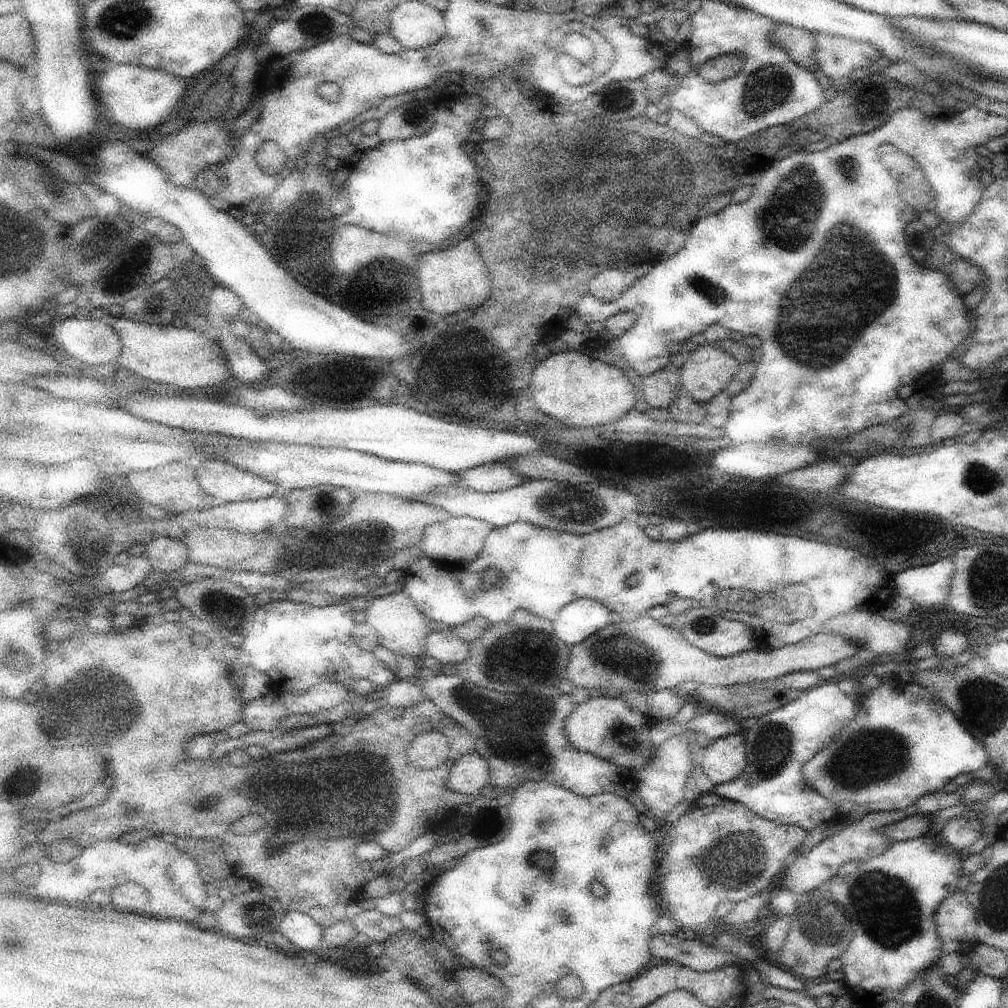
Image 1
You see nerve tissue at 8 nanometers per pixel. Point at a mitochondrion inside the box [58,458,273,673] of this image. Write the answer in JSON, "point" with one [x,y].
{"point":[90,520]}

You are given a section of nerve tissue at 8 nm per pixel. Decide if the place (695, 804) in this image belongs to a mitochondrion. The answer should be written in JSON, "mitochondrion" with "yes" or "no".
{"mitochondrion":"no"}

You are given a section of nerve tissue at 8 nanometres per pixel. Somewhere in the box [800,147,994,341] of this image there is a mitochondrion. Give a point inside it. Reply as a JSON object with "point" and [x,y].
{"point":[848,174]}

